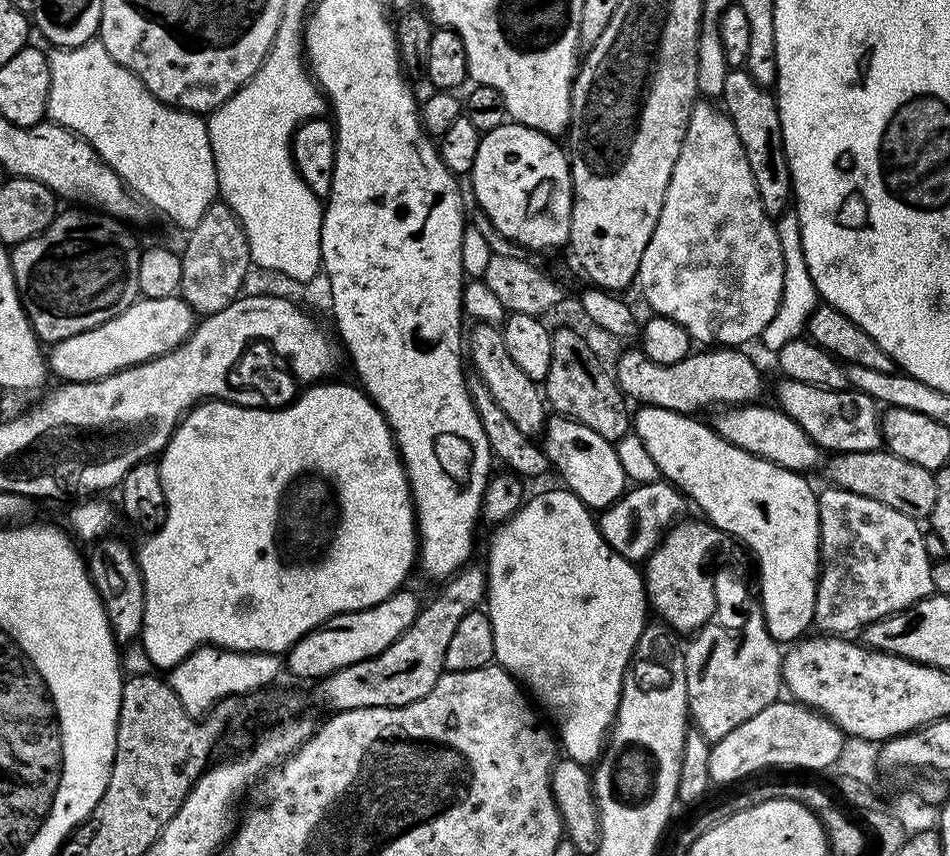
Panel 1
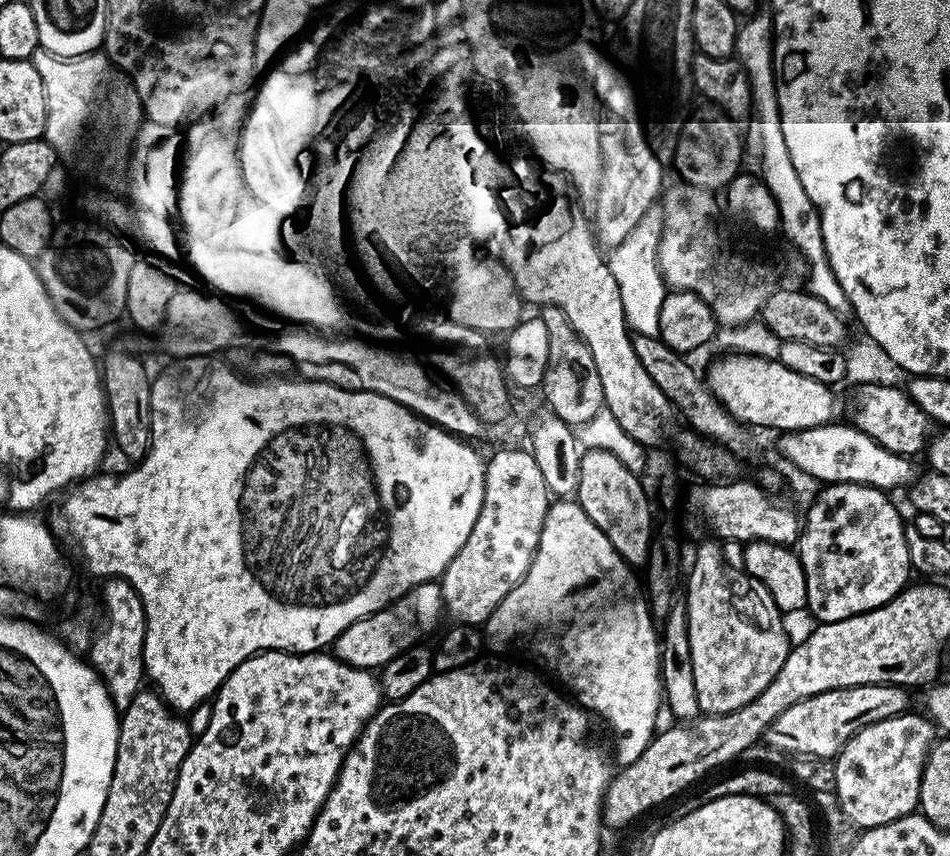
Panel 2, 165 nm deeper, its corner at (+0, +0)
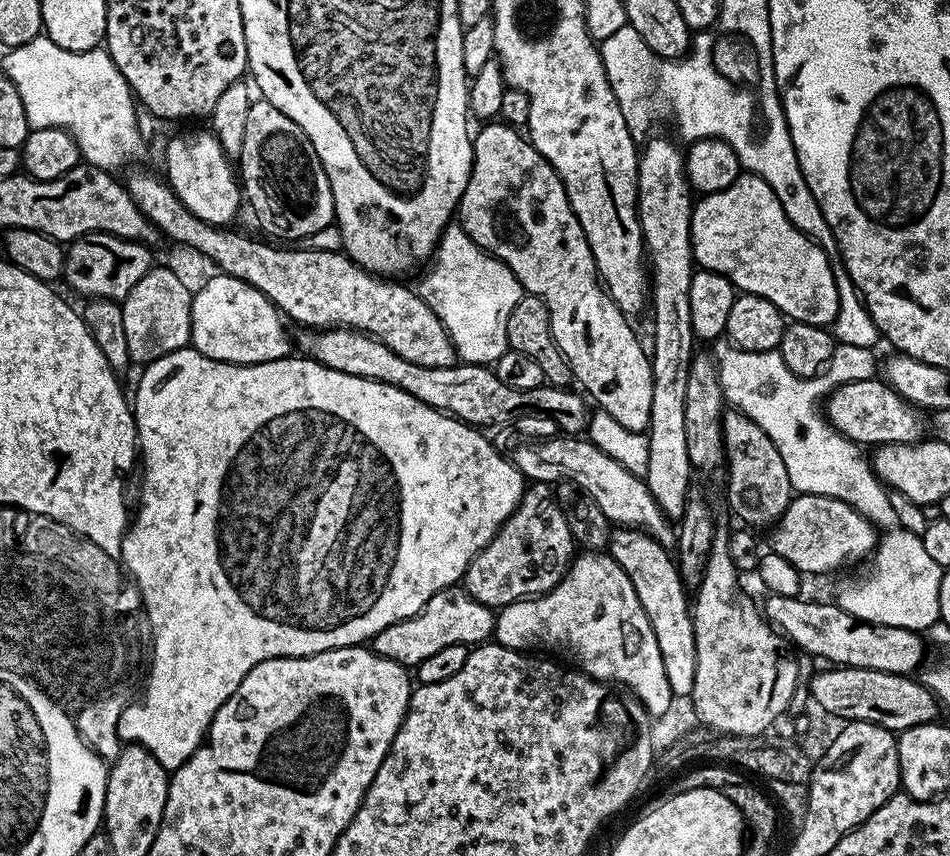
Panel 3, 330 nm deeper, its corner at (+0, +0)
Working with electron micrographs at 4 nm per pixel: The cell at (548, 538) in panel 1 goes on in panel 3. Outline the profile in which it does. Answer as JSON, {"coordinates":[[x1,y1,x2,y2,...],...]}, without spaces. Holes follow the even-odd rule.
{"coordinates":[[581,551,569,564,568,573,560,579,558,586,540,596,519,600,499,609,494,640,495,643,525,654,539,650,544,654,565,656,560,658,571,662,587,676,627,688,640,699,644,709,653,718,662,715,669,708,673,694,670,682,666,682,662,654,658,651,658,638,654,638,654,630,650,630,650,618,646,618,646,610,642,610,642,602,638,602,638,594,634,594,634,586,630,586,626,570,622,570,622,566,618,566,616,559,607,551]]}

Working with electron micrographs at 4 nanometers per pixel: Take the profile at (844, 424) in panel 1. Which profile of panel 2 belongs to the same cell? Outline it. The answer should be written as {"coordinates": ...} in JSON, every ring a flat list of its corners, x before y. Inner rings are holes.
{"coordinates":[[866,385,857,387,855,392,856,420,854,419,854,426,862,430,862,434,874,438,878,446,886,446,886,450,899,456,916,458,919,452,921,455,925,451,930,433,934,428,933,421,928,419,922,406,918,406,908,397,903,387]]}

